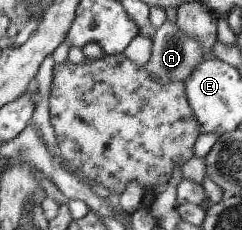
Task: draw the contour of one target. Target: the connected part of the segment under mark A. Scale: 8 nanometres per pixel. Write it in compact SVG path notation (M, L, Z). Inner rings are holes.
M165 21L158 29L155 29L151 42L151 54L144 67L157 84L173 81L184 82L191 69L205 56L199 43L195 39L189 38L188 35L183 34L175 23Z

